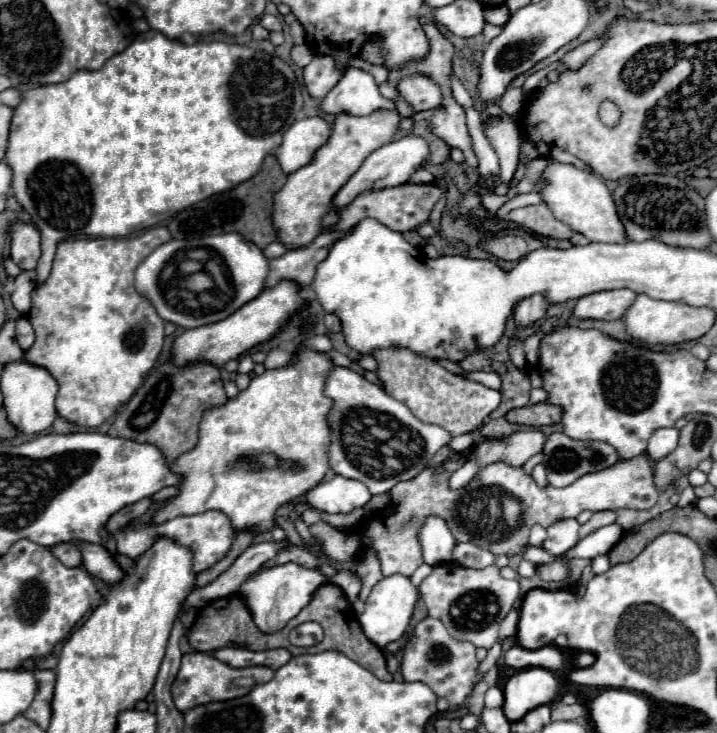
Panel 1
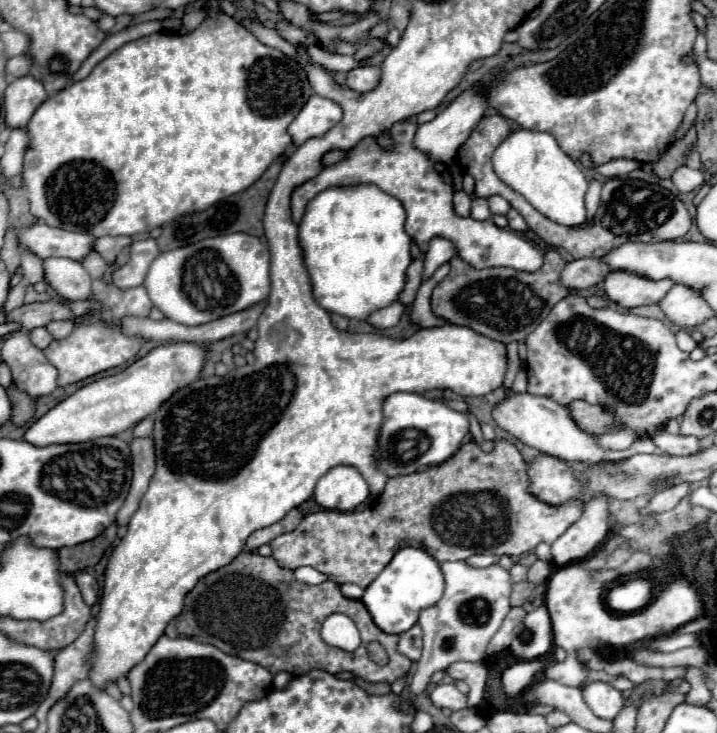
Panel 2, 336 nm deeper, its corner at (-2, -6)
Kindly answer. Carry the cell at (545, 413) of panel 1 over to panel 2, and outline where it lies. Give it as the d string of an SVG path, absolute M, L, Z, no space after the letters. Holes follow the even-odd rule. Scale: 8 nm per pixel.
M573 400L569 404L569 414L571 418L575 420L575 424L587 432L587 434L593 434L593 436L599 436L603 432L609 432L613 426L613 416L601 408L601 406L591 406L583 400Z

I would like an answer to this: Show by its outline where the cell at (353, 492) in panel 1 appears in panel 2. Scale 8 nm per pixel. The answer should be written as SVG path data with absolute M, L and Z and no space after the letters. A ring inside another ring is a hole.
M335 466L315 488L315 502L325 510L355 510L369 496L369 484L353 466Z

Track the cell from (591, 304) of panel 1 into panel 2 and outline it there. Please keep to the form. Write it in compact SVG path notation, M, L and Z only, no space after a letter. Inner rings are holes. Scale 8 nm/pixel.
M607 274L603 280L605 296L621 308L637 308L657 304L673 286L669 280L649 280L637 278L637 274Z

